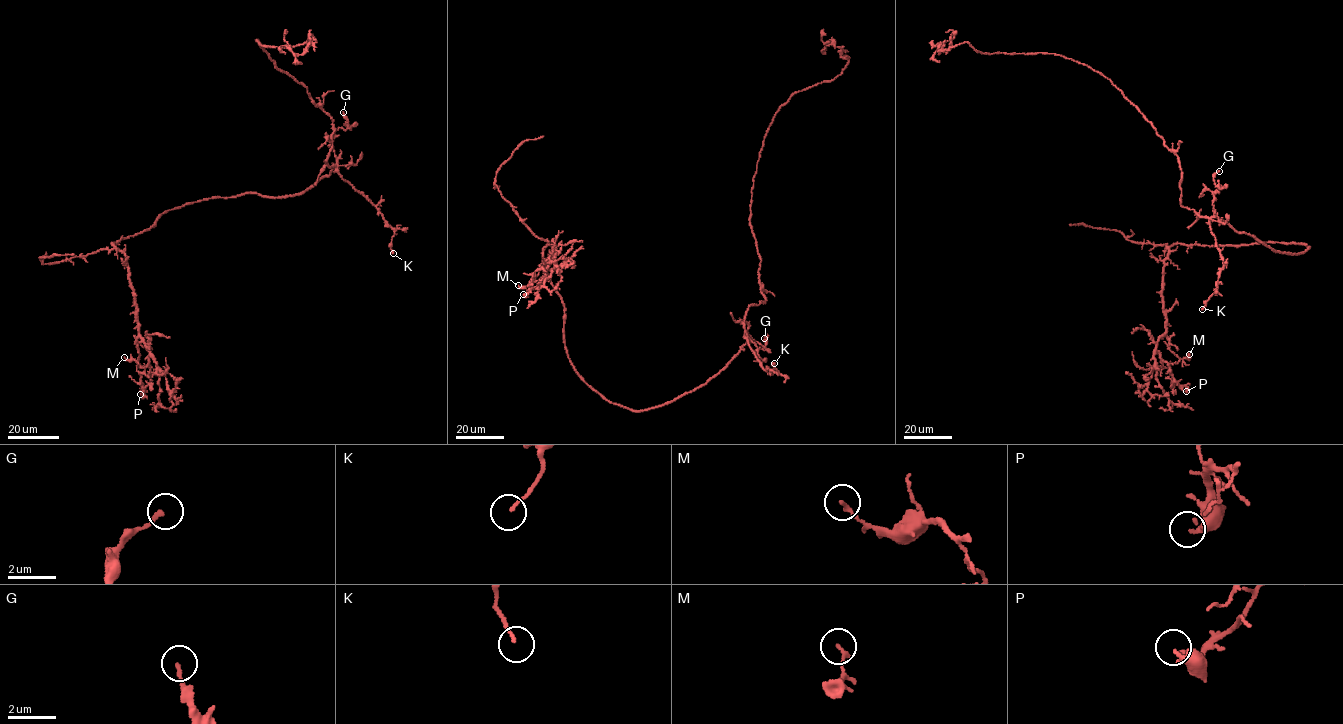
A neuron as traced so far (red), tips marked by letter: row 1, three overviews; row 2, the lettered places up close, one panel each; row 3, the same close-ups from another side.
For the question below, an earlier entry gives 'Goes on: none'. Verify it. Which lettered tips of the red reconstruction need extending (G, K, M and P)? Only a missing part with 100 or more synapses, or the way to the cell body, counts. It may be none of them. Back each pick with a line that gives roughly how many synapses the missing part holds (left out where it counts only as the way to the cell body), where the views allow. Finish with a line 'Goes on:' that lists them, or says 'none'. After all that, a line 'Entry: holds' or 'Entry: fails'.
Goes on: none
Entry: holds

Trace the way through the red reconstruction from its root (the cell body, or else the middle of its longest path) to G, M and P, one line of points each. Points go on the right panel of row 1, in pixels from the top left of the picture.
G: (1246, 234), (1239, 233), (1214, 214), (1214, 192), (1221, 185), (1223, 188), (1214, 180), (1214, 175), (1219, 171)
M: (1246, 234), (1282, 252), (1309, 247), (1270, 242), (1169, 247), (1162, 294), (1166, 336), (1178, 357), (1189, 354)
P: (1246, 234), (1282, 252), (1309, 247), (1270, 242), (1168, 249), (1166, 331), (1156, 350), (1186, 391)

